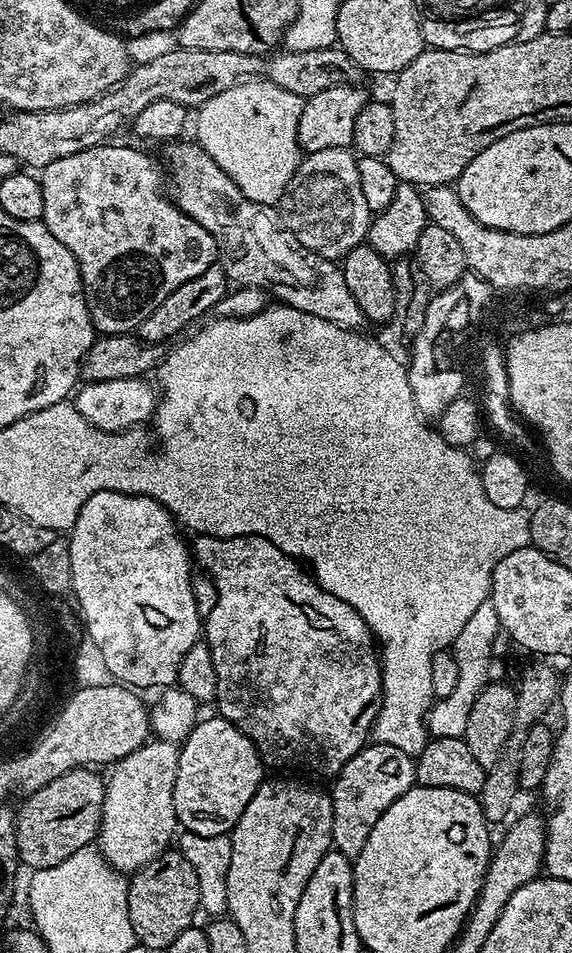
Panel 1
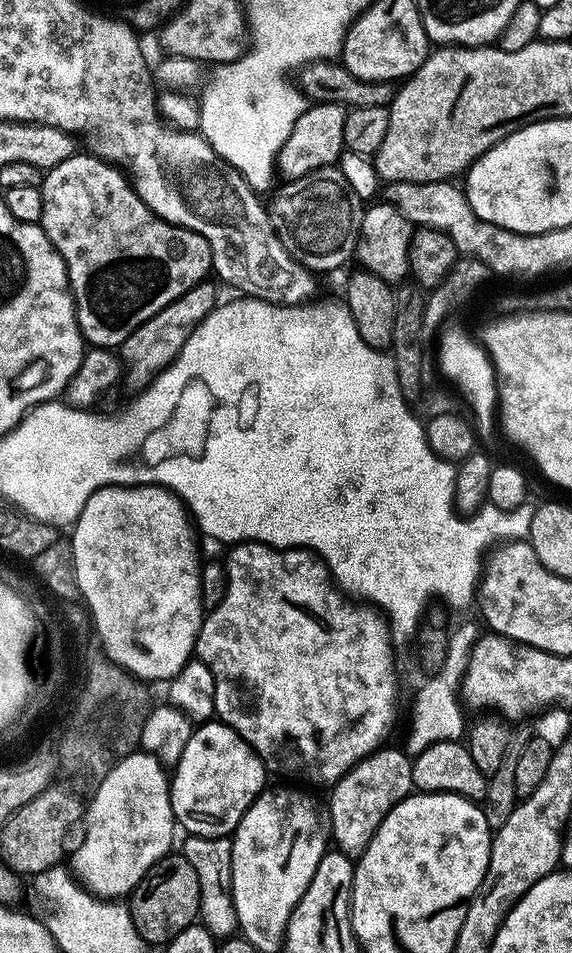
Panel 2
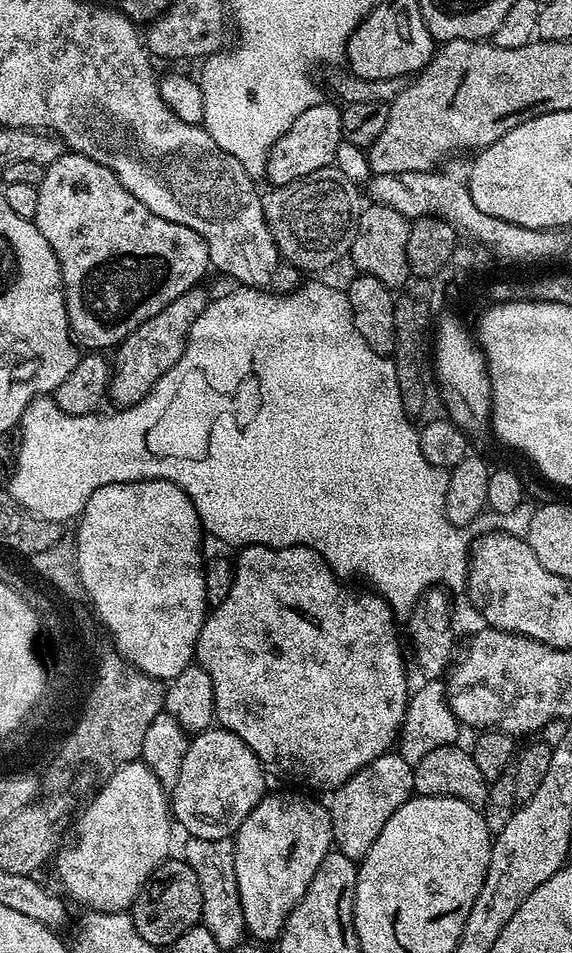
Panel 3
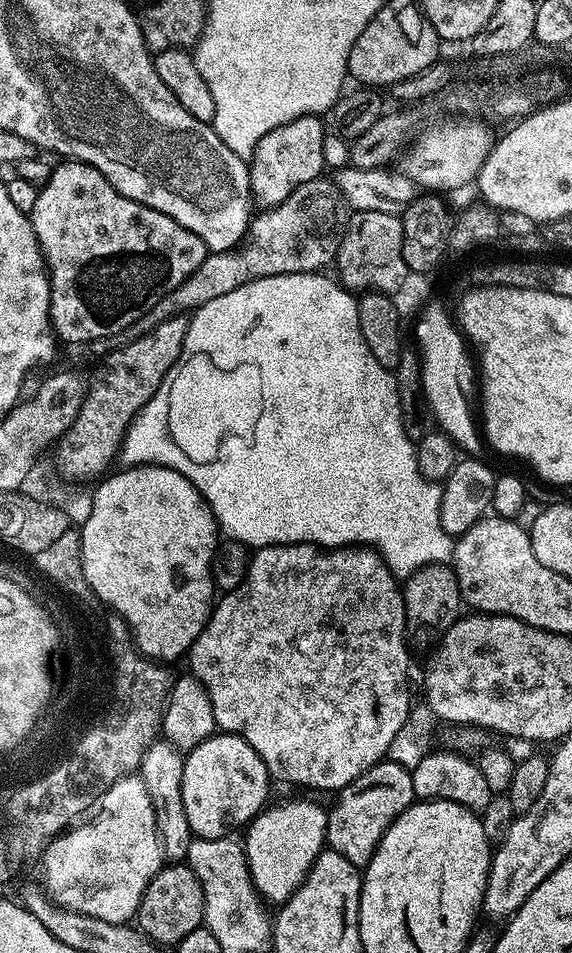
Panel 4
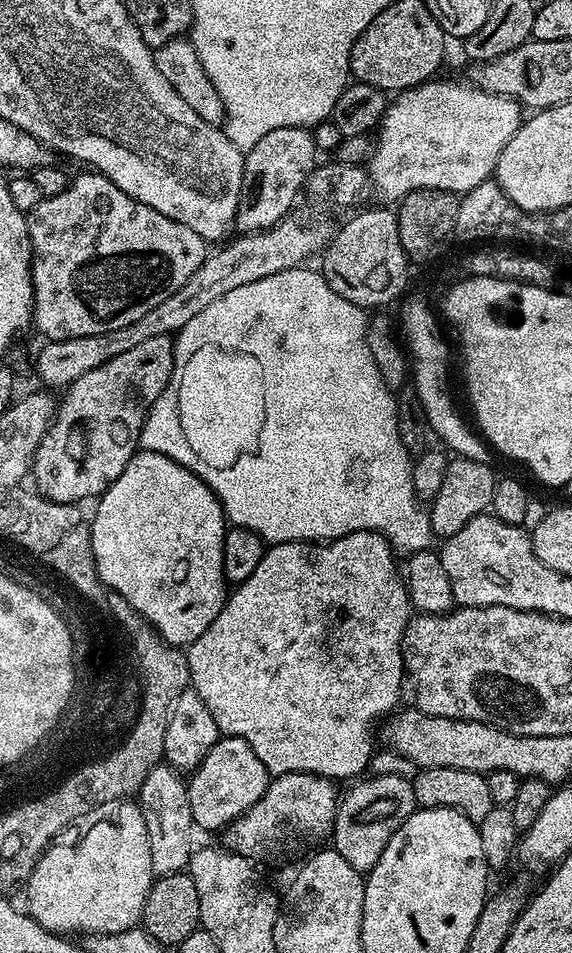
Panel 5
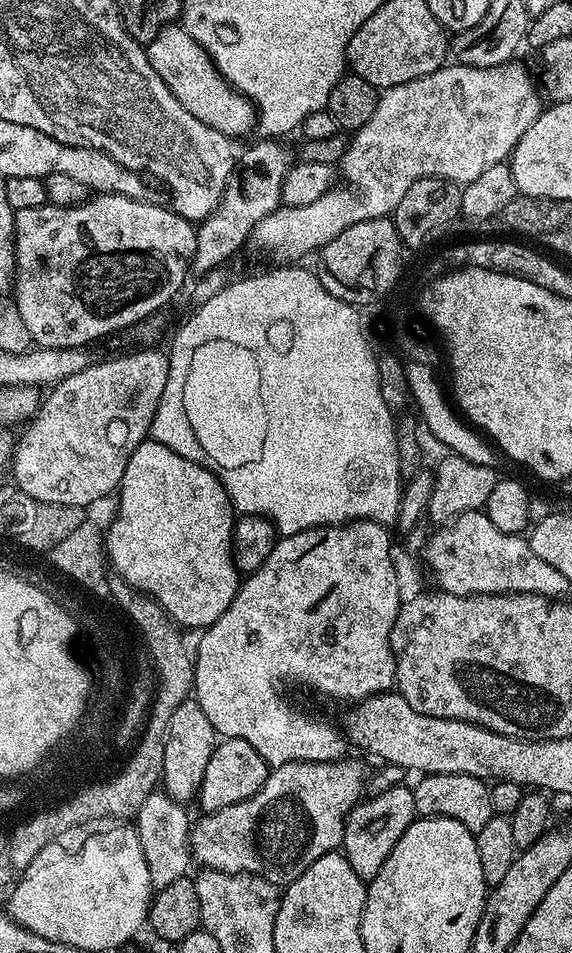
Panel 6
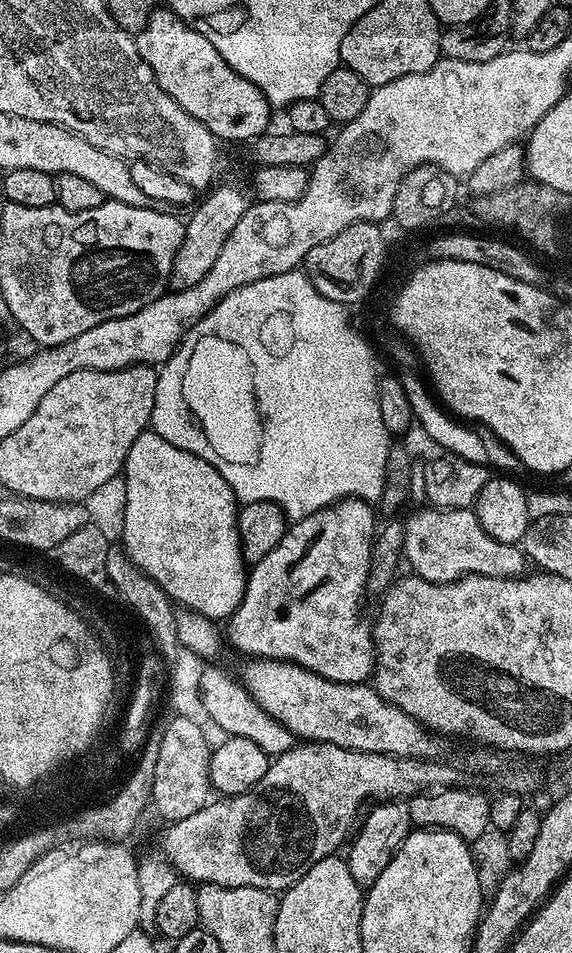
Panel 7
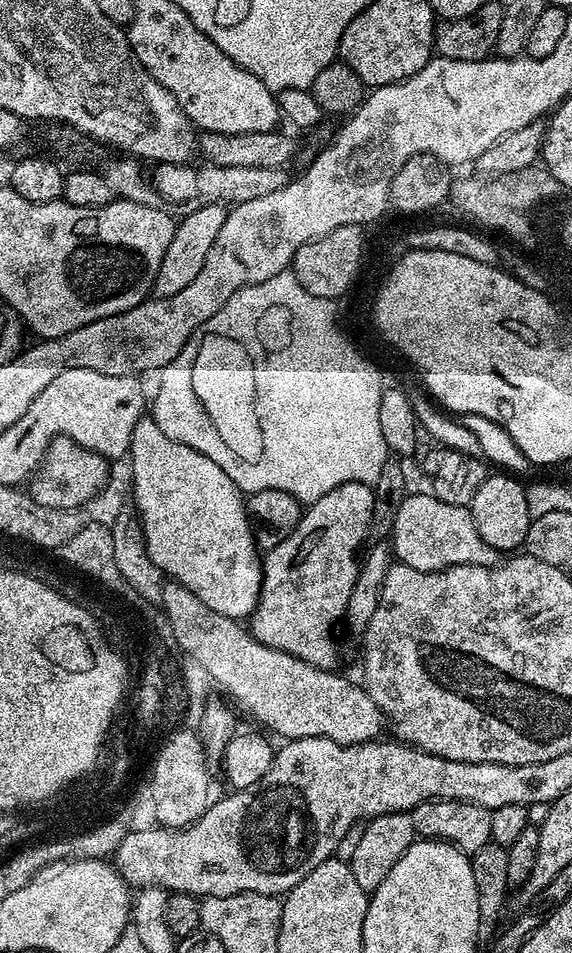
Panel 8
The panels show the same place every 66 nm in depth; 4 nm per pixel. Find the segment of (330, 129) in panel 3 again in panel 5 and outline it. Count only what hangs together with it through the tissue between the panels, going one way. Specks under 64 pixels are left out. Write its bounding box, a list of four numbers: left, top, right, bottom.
[235,128,318,230]

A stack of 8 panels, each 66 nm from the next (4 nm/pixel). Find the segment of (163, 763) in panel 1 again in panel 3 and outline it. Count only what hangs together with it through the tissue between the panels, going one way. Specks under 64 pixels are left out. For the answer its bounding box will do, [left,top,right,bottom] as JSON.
[54,762,174,912]

